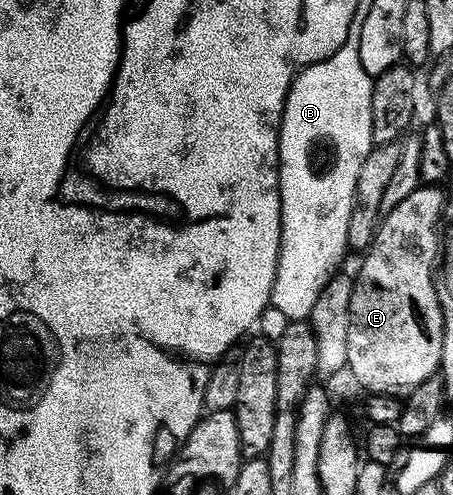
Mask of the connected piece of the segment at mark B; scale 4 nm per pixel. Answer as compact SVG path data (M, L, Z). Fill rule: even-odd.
M350 41L339 45L339 49L331 57L327 57L318 63L312 63L310 67L303 67L293 77L293 84L289 86L289 92L285 98L285 108L281 114L281 132L279 133L279 181L281 182L281 252L277 258L277 279L273 282L273 292L269 298L270 304L284 313L290 321L305 321L310 318L315 301L320 297L320 291L327 285L333 275L338 274L341 258L349 247L347 229L351 221L351 213L357 198L357 182L359 181L359 169L363 169L363 161L373 152L375 146L373 134L371 133L371 93L373 92L374 76L363 69L363 61L359 61L359 45ZM325 142L327 146L333 147L335 161L327 173L327 182L317 177L313 171L313 150L317 143Z

